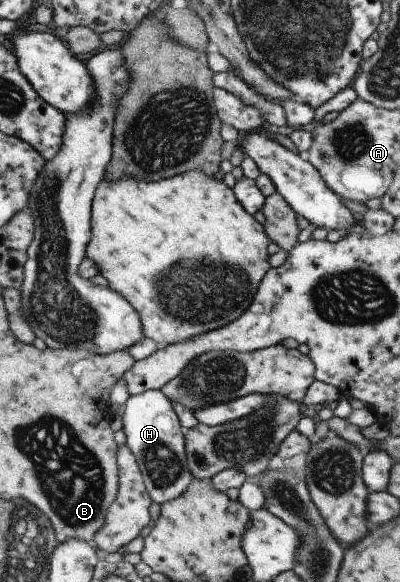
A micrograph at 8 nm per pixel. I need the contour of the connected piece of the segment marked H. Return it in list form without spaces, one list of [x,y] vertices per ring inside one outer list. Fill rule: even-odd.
[[[152,389],[131,396],[122,410],[122,430],[126,444],[134,452],[144,473],[150,498],[160,505],[178,498],[196,479],[187,461],[186,431],[173,405],[163,390]]]

